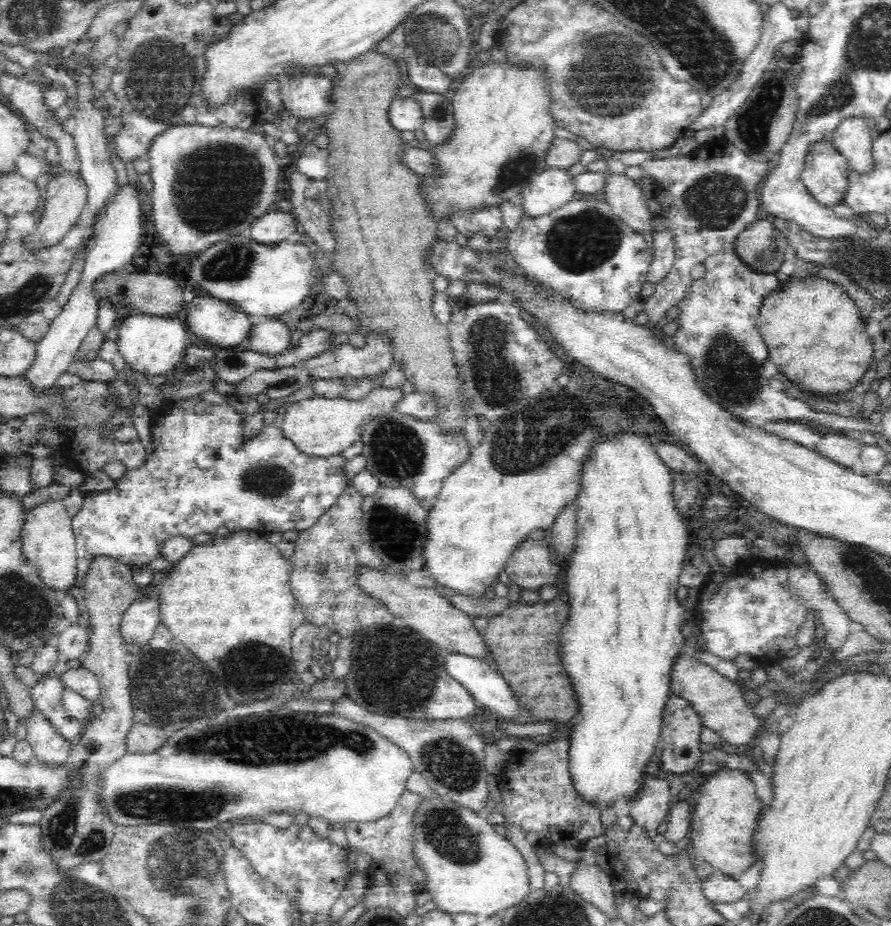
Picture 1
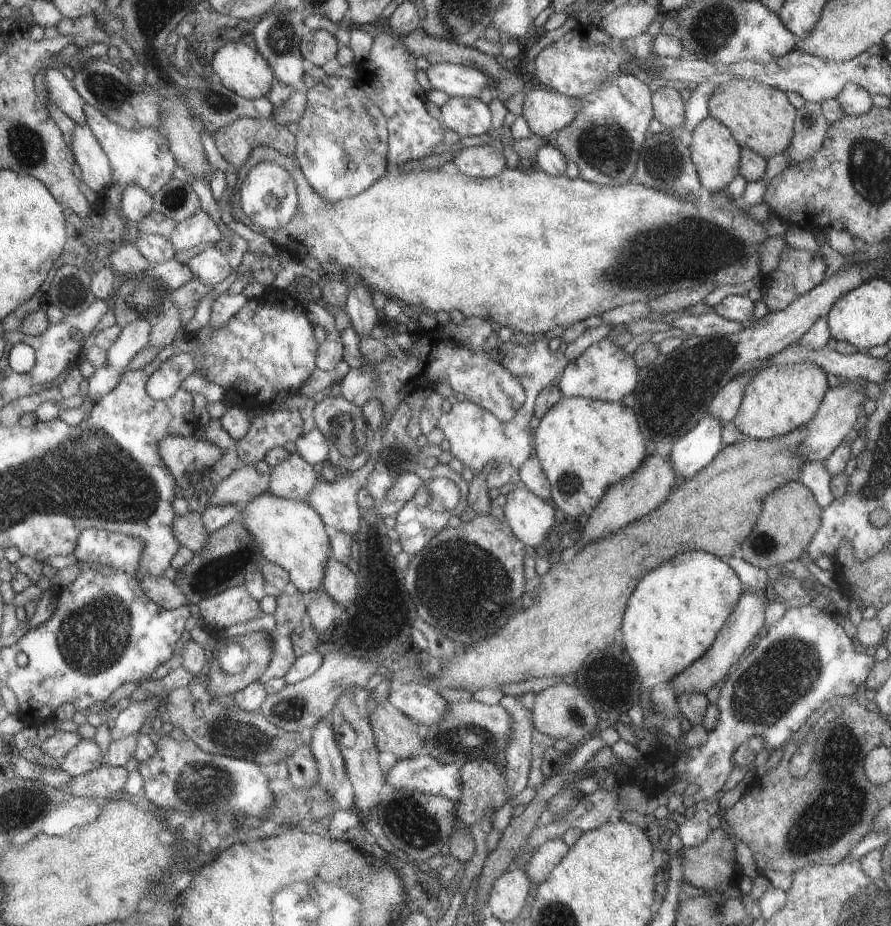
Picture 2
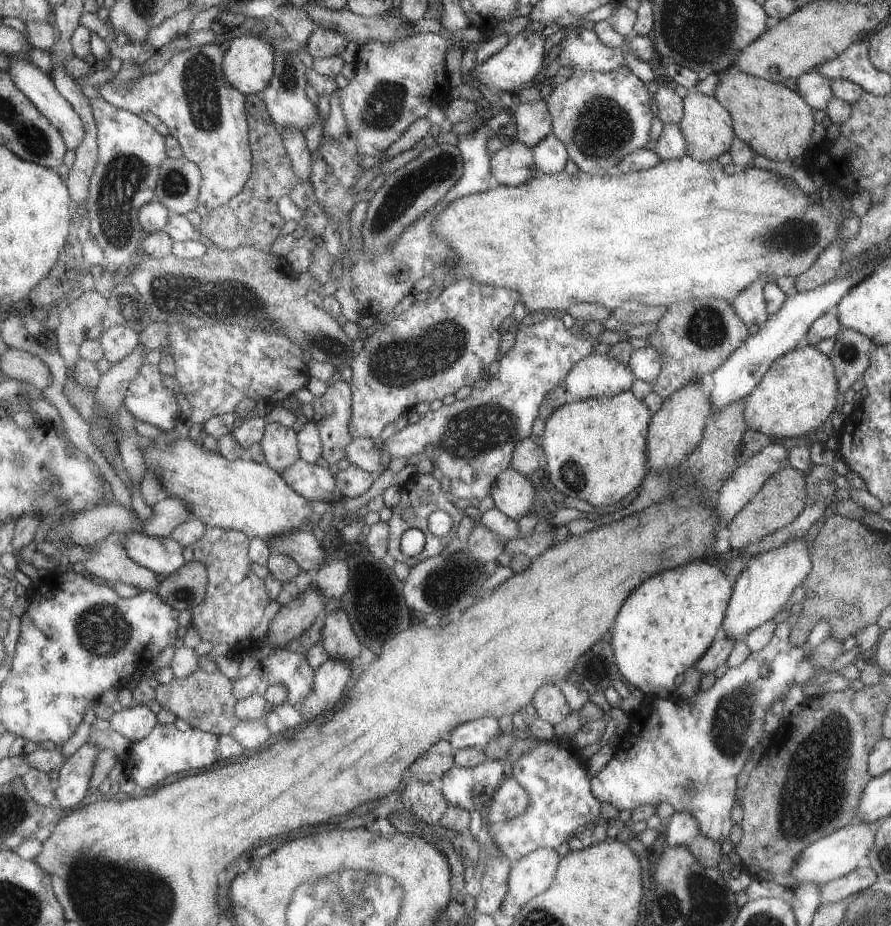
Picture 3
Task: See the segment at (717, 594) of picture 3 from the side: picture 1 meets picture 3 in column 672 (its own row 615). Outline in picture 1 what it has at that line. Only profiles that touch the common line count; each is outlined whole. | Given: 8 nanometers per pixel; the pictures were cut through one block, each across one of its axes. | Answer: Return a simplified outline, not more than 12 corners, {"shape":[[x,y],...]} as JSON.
{"shape":[[632,430],[582,471],[569,774],[630,806],[682,648],[688,528]]}

